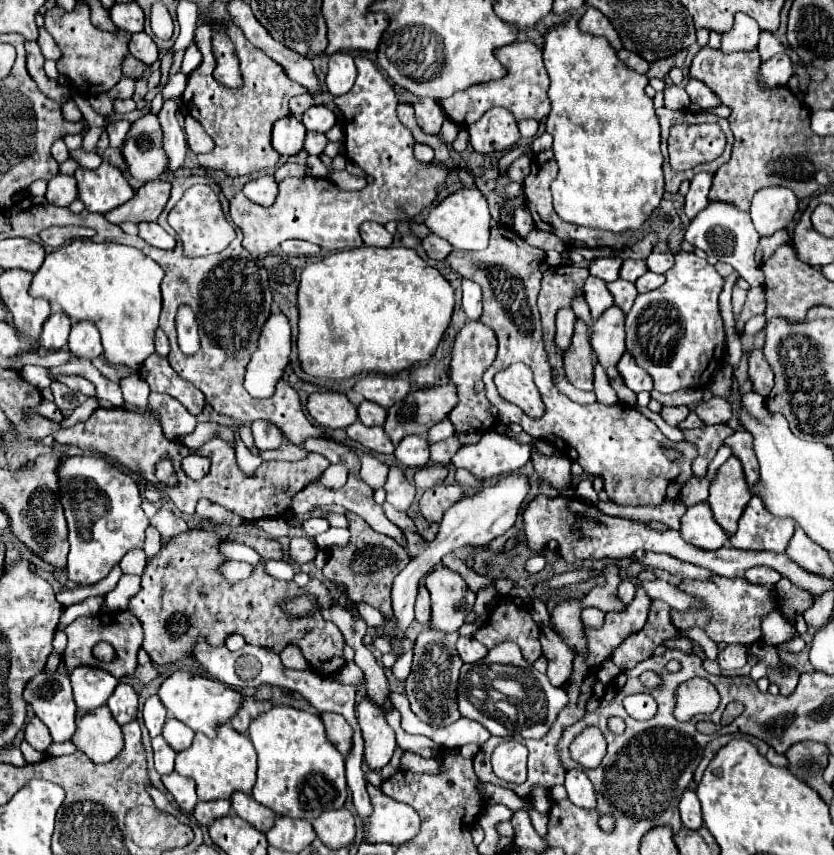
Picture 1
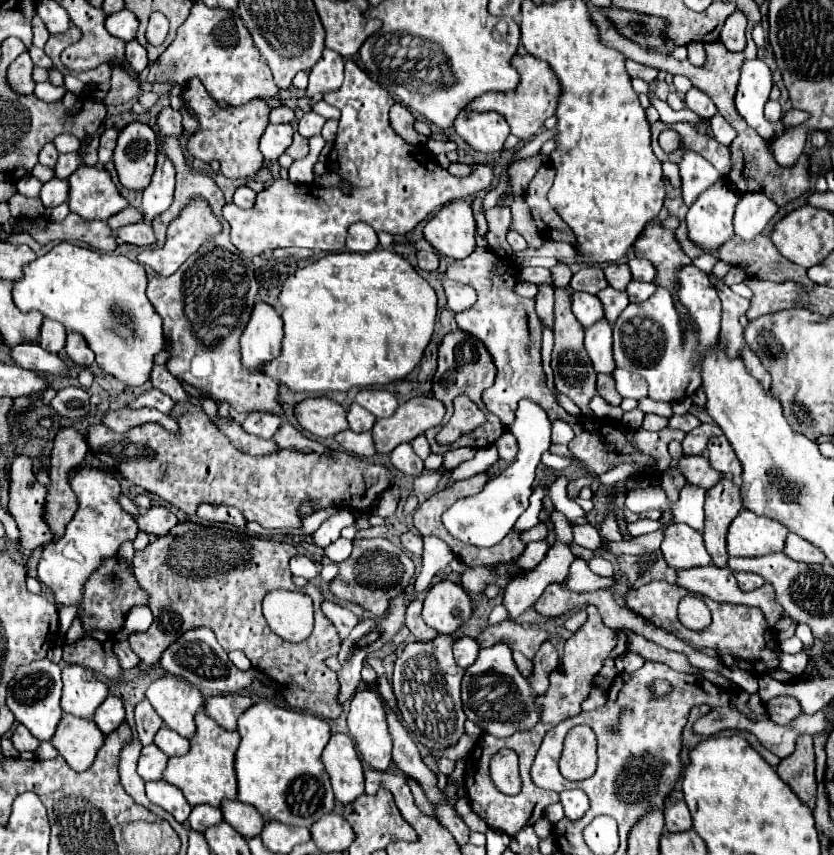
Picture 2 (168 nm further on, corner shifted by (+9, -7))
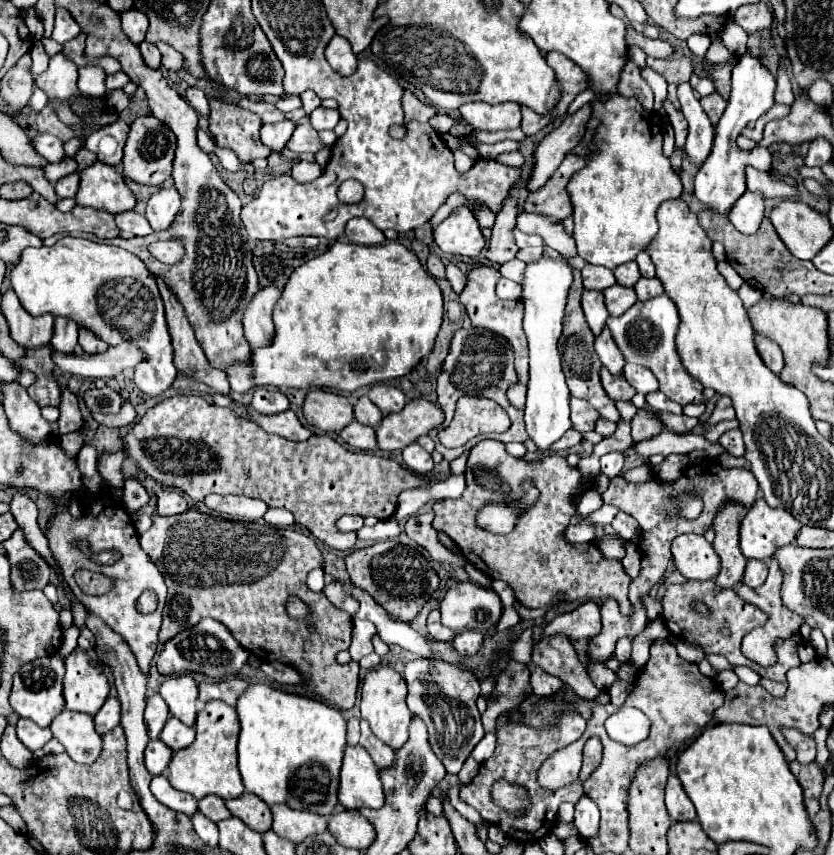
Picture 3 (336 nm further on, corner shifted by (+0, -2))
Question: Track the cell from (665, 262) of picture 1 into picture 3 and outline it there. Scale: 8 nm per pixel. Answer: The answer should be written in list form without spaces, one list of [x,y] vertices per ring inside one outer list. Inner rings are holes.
[[[641,252],[635,262],[639,264],[641,276],[645,276],[645,278],[653,278],[653,276],[655,276],[655,266],[653,266],[653,262],[651,262],[651,256],[647,256],[647,252]]]

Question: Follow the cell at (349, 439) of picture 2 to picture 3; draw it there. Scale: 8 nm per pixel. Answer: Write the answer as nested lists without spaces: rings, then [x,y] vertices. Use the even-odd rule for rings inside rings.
[[[353,420],[349,426],[345,426],[339,436],[355,450],[377,450],[375,430],[365,424],[359,424],[357,420]]]

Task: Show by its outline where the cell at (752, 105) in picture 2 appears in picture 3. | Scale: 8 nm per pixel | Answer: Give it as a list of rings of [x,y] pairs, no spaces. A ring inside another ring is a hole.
[[[745,54],[739,64],[733,68],[731,76],[731,96],[729,104],[715,128],[715,142],[711,148],[711,156],[701,164],[697,176],[695,176],[695,198],[707,204],[709,208],[727,214],[731,206],[737,202],[737,198],[747,190],[745,184],[745,168],[753,166],[757,170],[769,170],[773,154],[765,147],[755,147],[750,151],[741,150],[737,146],[737,136],[745,128],[747,122],[757,120],[773,106],[773,92],[775,92],[775,78],[771,72],[759,64],[759,60],[751,54]]]

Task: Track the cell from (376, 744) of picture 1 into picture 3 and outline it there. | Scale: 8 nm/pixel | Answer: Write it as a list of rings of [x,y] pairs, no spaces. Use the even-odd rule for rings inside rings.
[[[379,666],[365,674],[361,686],[361,716],[369,722],[371,732],[393,750],[399,750],[407,740],[407,728],[411,720],[411,712],[405,704],[407,684],[401,674],[391,666]]]

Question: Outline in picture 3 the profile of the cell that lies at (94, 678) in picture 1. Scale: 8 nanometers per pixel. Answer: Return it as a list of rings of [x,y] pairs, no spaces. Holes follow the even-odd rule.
[[[81,648],[73,650],[63,662],[65,708],[95,716],[105,698],[109,696],[109,682],[103,670]]]

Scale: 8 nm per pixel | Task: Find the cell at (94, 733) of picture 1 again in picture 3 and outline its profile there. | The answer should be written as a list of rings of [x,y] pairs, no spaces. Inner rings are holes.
[[[63,710],[51,722],[53,736],[65,746],[65,752],[79,764],[93,764],[101,752],[101,736],[93,728],[89,714]]]

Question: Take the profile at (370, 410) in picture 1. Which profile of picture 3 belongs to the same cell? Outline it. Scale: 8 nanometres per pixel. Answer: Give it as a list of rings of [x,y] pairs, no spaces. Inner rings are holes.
[[[361,396],[357,400],[357,404],[355,404],[355,420],[357,422],[367,424],[371,428],[377,428],[381,418],[383,418],[383,412],[375,404],[371,404],[371,400],[367,396]]]

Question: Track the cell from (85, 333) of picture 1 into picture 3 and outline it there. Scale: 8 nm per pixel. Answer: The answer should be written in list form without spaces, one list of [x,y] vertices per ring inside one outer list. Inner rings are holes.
[[[79,328],[79,346],[83,348],[83,352],[87,354],[99,354],[99,352],[105,352],[109,346],[99,340],[91,330],[87,328]]]

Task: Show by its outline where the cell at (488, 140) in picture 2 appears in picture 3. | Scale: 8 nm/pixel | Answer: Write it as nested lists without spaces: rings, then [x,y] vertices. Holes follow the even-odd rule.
[[[463,104],[461,116],[471,124],[473,130],[515,130],[521,126],[519,104]]]

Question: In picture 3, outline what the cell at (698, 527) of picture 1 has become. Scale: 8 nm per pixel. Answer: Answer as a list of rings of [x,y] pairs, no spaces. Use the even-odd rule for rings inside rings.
[[[681,534],[673,540],[671,546],[675,568],[687,580],[711,580],[719,574],[721,560],[715,554],[713,546],[697,534]]]

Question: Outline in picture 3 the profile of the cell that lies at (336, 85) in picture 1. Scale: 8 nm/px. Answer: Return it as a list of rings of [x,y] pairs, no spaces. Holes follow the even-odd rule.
[[[333,36],[333,40],[325,48],[325,58],[331,68],[341,76],[351,76],[357,68],[357,56],[351,50],[351,44],[343,36]]]

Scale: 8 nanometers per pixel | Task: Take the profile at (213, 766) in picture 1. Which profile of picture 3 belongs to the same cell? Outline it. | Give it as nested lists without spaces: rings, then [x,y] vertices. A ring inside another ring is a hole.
[[[221,700],[207,702],[197,714],[195,732],[197,738],[191,746],[177,750],[167,768],[167,778],[173,788],[191,794],[195,800],[201,800],[207,794],[221,796],[223,800],[239,798],[243,794],[241,774],[237,770],[237,736],[239,736],[239,718],[233,706],[223,704]]]

